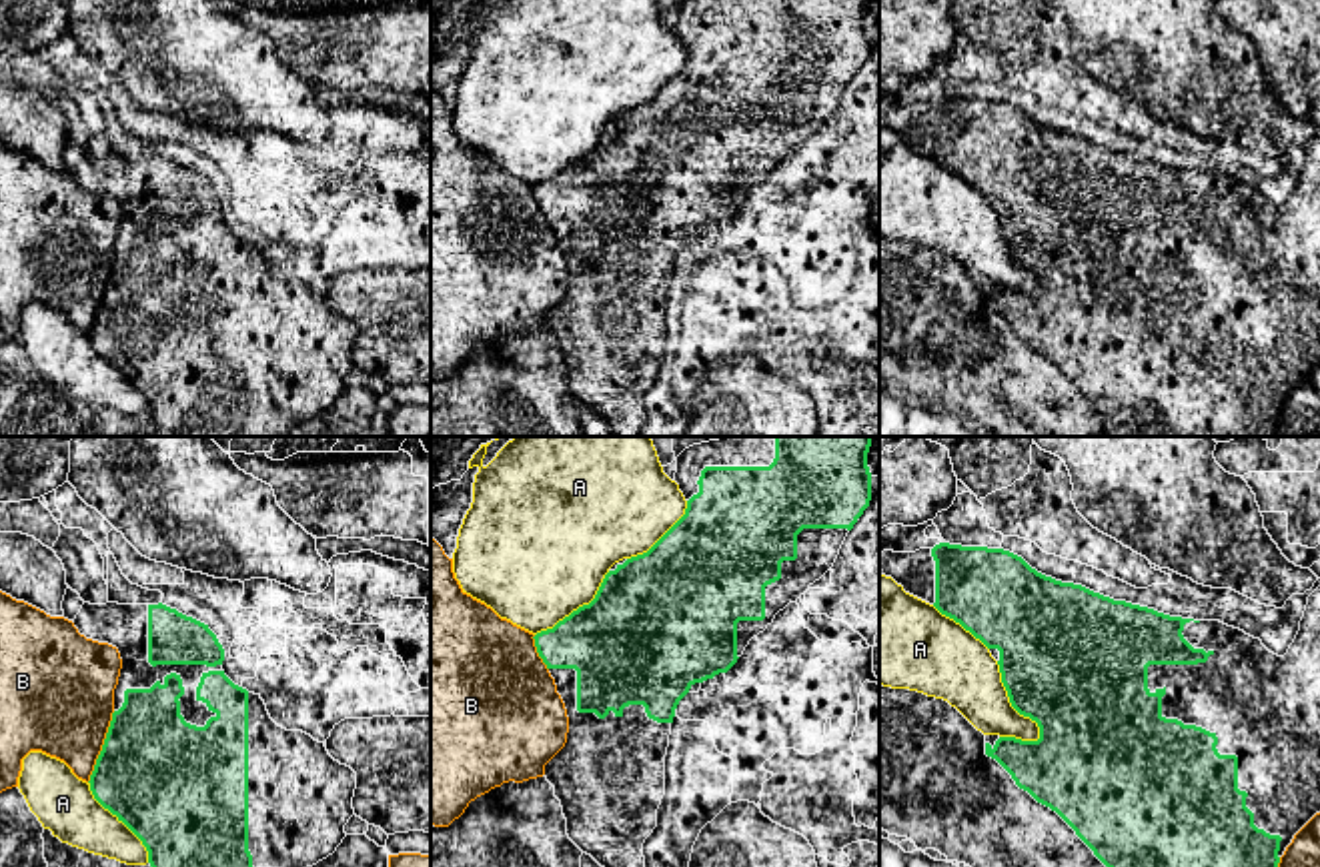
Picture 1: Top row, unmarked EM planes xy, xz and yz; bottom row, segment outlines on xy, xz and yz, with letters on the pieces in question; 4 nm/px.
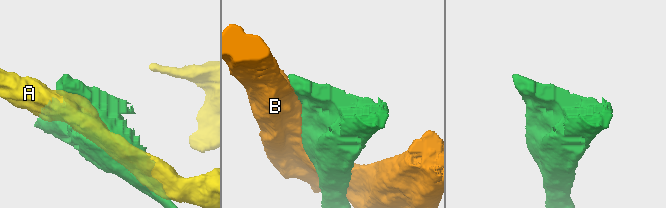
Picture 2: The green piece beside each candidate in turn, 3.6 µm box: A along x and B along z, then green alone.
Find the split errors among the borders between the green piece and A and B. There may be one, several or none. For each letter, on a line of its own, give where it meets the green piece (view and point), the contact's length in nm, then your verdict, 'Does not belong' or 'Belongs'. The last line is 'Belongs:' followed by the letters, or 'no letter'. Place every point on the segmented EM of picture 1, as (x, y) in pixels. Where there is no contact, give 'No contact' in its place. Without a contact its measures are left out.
A: Touches green at yz (1012, 705). Shared border 360 nm. Does not belong
B: Touches green at xy (103, 747). Shared border 300 nm. Does not belong
Belongs: no letter

